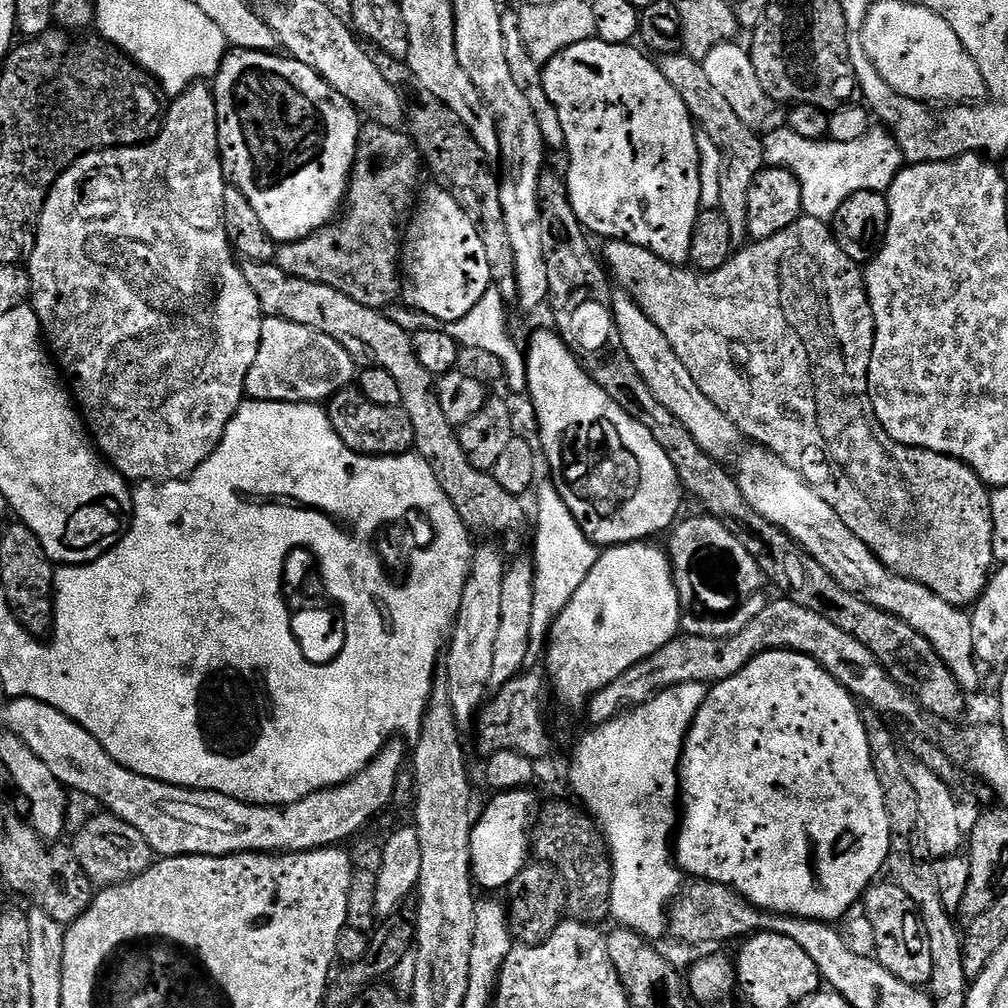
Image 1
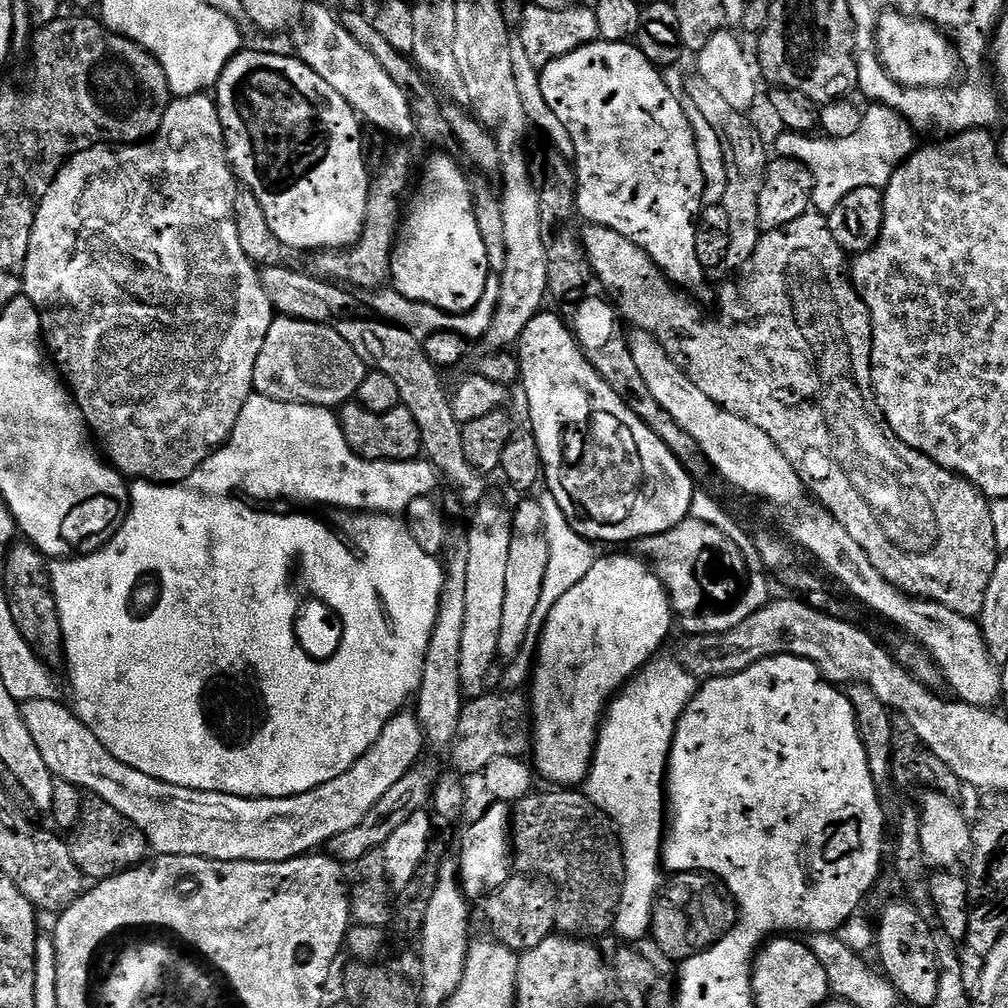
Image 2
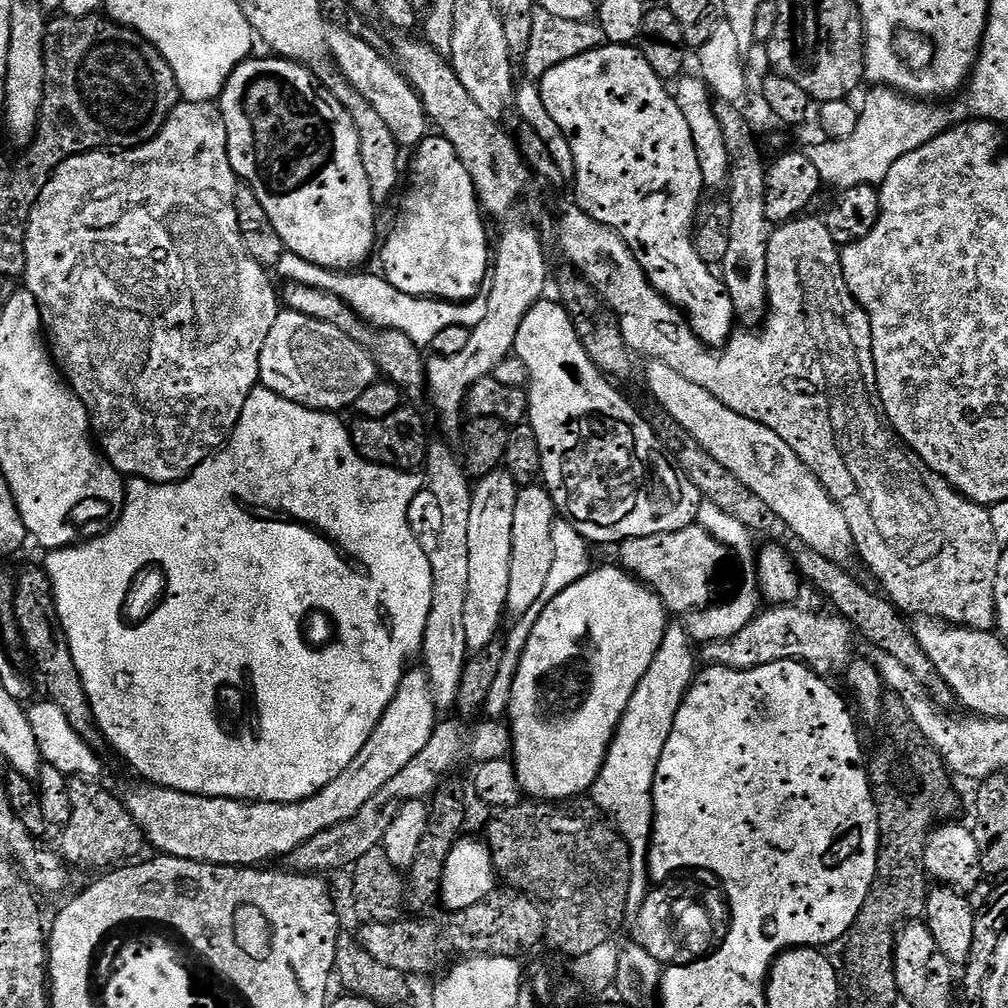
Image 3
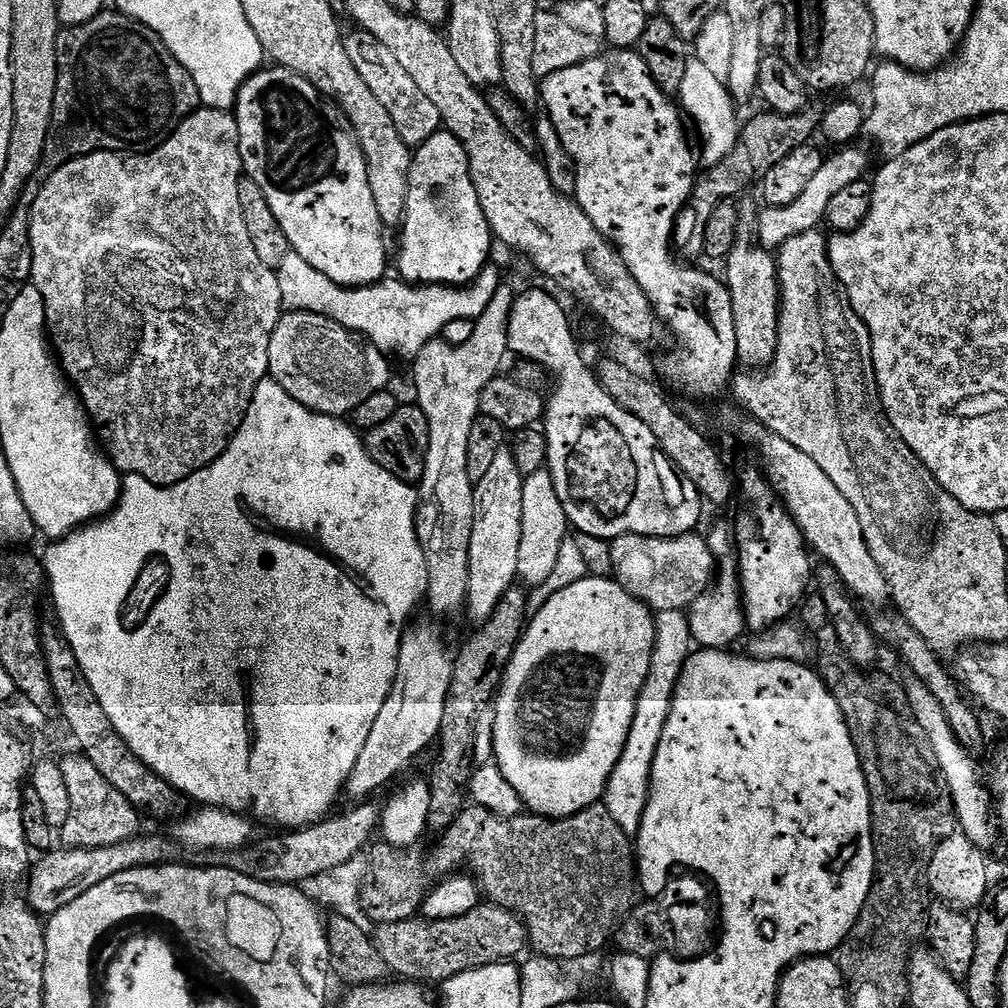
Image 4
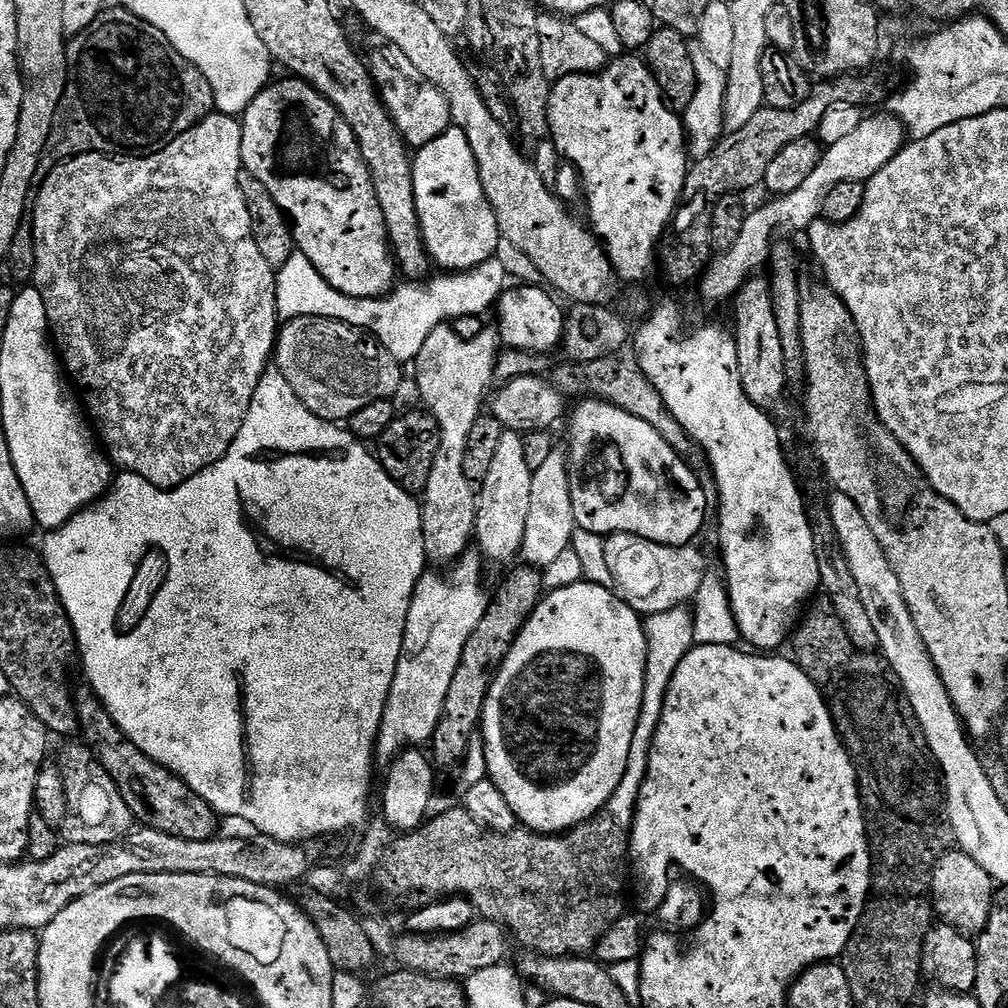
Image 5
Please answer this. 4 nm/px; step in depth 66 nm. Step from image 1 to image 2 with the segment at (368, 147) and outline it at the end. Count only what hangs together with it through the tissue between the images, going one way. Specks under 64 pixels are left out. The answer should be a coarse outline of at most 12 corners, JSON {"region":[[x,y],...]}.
{"region":[[389,154],[351,247],[317,251],[315,275],[379,290],[392,274],[412,160]]}

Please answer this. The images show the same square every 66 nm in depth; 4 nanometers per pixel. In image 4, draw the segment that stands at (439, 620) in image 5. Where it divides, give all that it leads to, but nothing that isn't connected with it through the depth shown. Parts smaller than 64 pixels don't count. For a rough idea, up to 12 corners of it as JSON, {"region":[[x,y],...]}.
{"region":[[409,627],[346,785],[360,802],[437,743],[453,657]]}

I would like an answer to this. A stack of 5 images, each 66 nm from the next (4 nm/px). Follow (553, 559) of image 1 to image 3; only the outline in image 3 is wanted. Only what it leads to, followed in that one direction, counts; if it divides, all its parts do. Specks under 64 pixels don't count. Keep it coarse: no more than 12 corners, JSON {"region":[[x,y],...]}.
{"region":[[564,519],[553,526],[554,561],[535,604],[504,640],[483,706],[505,717],[522,654],[543,610],[592,568],[589,543]]}

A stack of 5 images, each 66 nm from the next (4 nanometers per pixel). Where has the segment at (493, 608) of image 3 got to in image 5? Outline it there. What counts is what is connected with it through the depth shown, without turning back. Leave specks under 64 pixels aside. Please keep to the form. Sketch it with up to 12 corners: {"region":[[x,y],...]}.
{"region":[[504,431],[478,484],[474,544],[521,555],[533,469]]}

